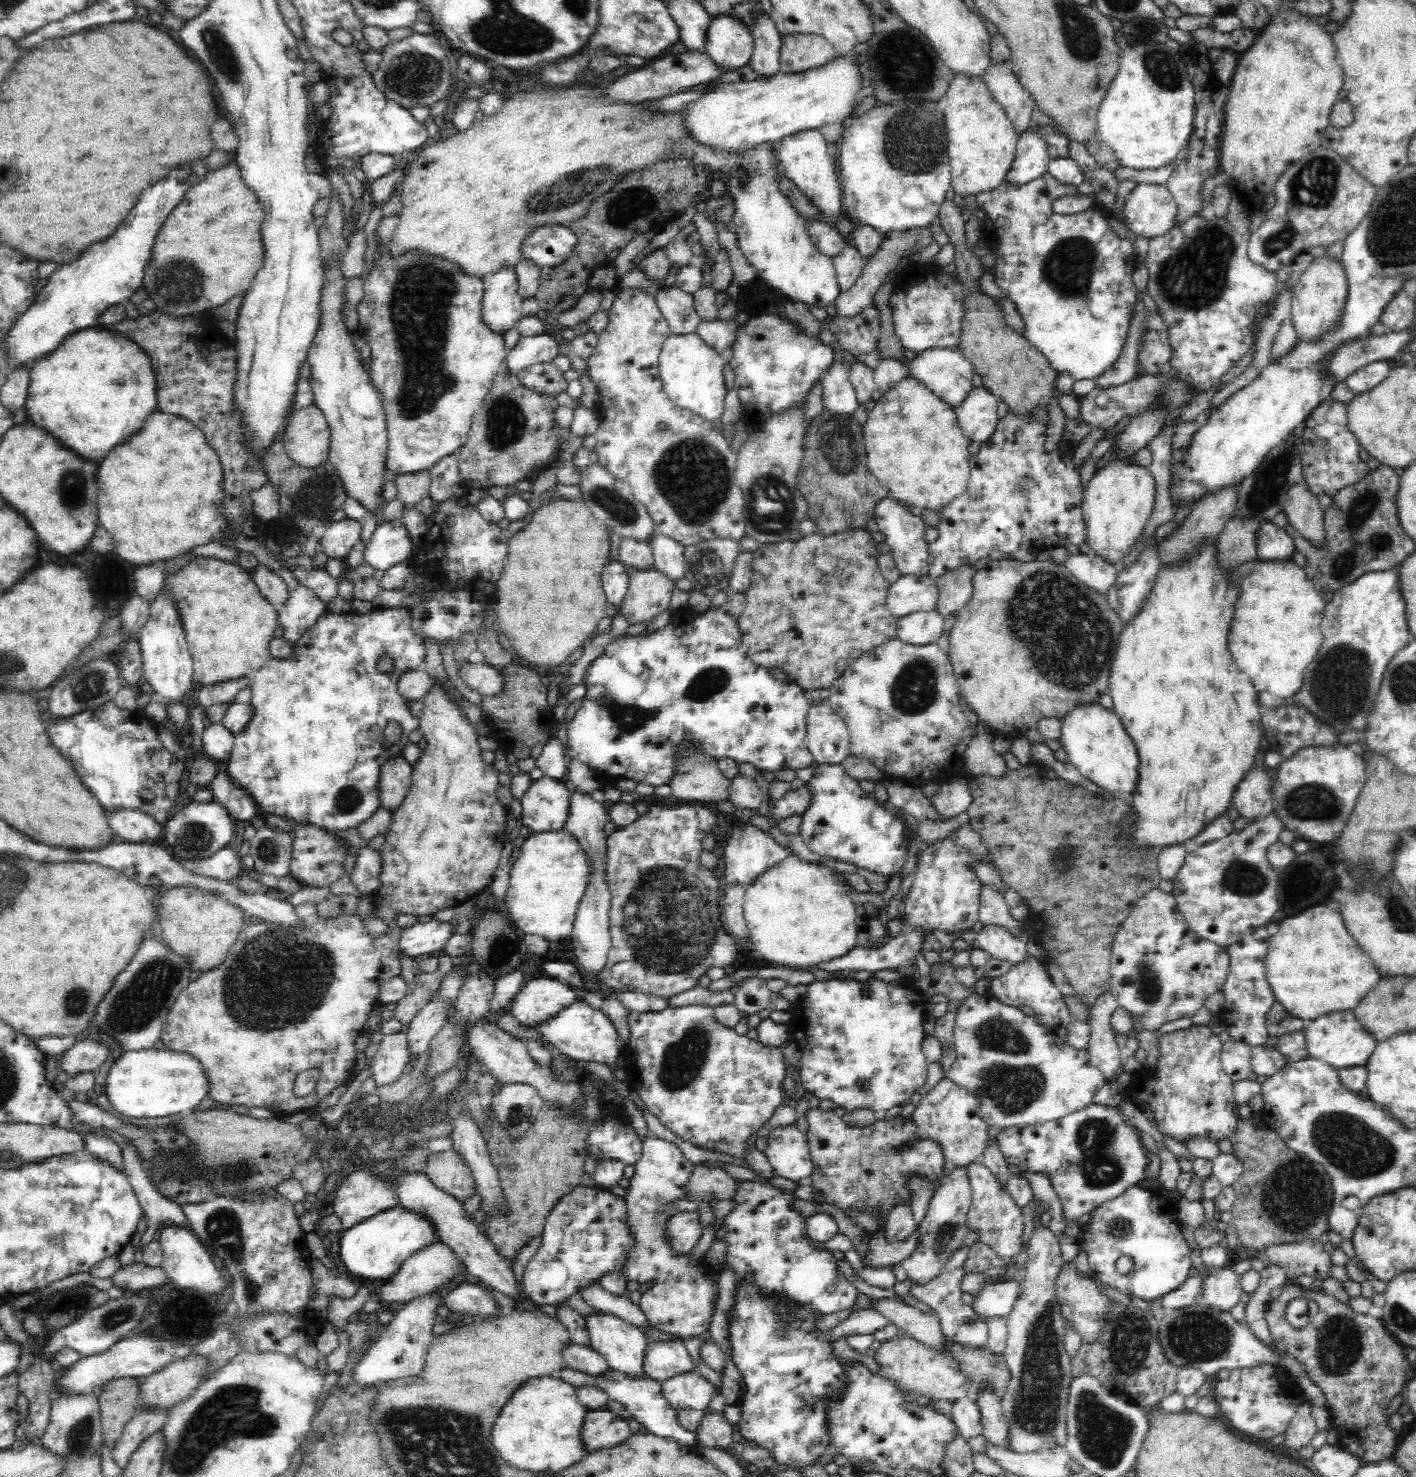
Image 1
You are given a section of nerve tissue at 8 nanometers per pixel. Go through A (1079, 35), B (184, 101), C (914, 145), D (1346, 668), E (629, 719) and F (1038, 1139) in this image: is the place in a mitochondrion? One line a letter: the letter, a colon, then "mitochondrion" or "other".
A: mitochondrion
B: other
C: mitochondrion
D: mitochondrion
E: mitochondrion
F: other

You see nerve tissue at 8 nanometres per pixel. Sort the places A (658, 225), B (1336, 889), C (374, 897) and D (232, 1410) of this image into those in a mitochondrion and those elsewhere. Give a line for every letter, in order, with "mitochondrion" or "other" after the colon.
A: other
B: other
C: other
D: mitochondrion

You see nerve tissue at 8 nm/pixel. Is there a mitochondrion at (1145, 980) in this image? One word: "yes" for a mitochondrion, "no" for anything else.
yes

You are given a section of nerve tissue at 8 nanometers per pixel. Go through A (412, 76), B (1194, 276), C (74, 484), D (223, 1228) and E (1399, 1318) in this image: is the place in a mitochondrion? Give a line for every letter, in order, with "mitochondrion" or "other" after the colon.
A: mitochondrion
B: mitochondrion
C: mitochondrion
D: mitochondrion
E: mitochondrion

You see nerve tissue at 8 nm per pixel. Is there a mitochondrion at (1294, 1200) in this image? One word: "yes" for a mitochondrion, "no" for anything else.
yes

